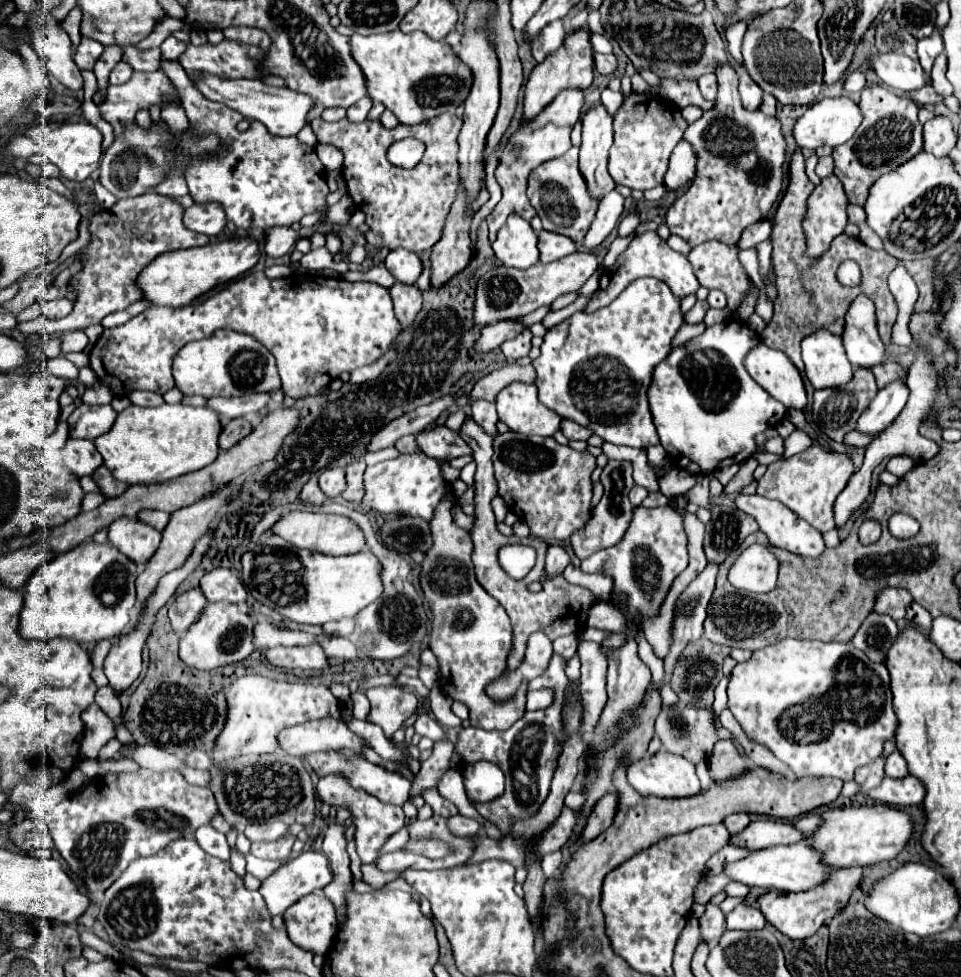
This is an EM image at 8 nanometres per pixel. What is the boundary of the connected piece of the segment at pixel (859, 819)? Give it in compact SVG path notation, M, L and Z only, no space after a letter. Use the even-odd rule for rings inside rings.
M888 805L828 809L820 815L824 817L824 825L810 835L810 843L818 845L826 863L834 867L868 867L890 861L908 845L914 833L912 815Z

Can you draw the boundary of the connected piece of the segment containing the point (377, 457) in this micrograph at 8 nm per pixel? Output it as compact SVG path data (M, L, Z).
M388 447L376 452L367 453L365 456L365 463L367 465L374 465L378 462L394 459L400 455L399 451L394 447Z

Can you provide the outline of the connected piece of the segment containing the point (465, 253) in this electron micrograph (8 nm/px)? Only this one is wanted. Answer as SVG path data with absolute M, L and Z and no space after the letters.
M462 181L458 183L456 199L454 199L454 203L450 205L450 213L448 213L448 217L446 217L446 223L444 223L444 229L442 229L442 237L440 237L440 241L434 245L432 255L430 255L430 261L432 261L432 287L442 287L448 279L452 279L456 273L460 273L460 271L468 265L468 261L470 261L470 257L472 257L472 249L470 249L470 243L472 243L472 239L470 239L470 223L472 223L474 213L476 213L488 199L490 199L490 193L488 193L484 181L482 181L482 189L480 189L478 197L476 197L472 203L468 203L466 189L464 189Z

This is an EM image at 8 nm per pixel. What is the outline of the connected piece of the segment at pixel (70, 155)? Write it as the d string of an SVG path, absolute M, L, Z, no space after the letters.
M86 121L66 123L66 125L54 129L46 137L44 155L48 157L50 163L54 163L60 169L60 175L64 175L72 181L84 183L98 169L98 163L100 163L100 157L102 157L102 133Z

